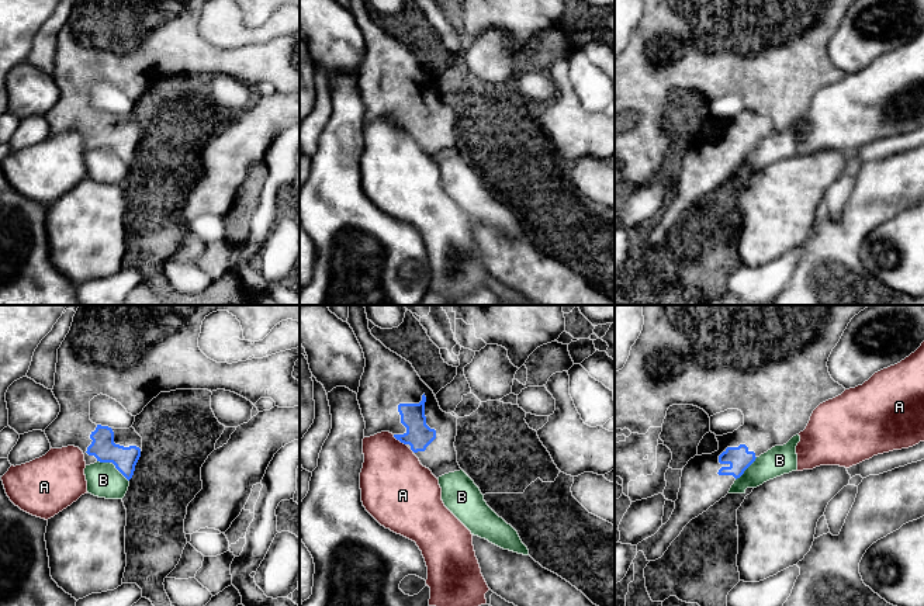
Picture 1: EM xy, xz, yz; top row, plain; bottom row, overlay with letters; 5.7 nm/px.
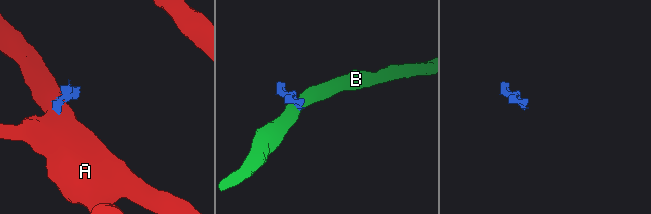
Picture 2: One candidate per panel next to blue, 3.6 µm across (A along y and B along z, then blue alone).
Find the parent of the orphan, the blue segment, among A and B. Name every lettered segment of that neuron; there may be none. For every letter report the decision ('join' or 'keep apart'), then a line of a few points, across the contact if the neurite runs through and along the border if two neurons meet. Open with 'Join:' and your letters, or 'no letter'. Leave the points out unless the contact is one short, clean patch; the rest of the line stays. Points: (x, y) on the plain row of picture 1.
Join: no letter
A: keep apart | xz (393, 120), (405, 130)
B: keep apart | yz (757, 142), (736, 165)

